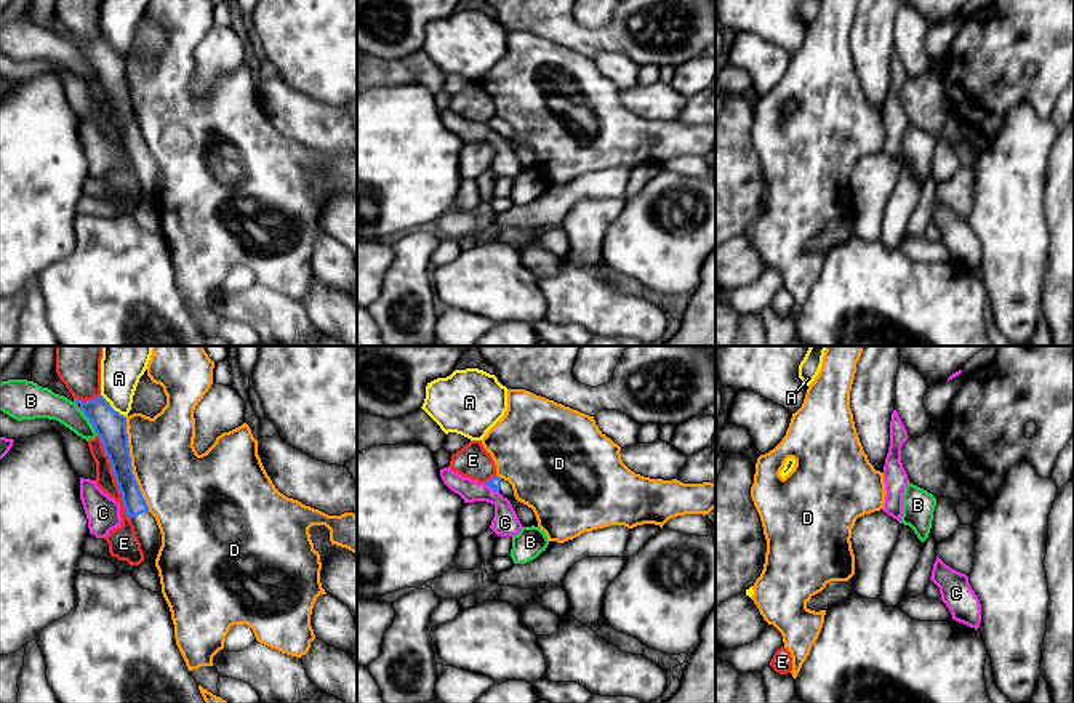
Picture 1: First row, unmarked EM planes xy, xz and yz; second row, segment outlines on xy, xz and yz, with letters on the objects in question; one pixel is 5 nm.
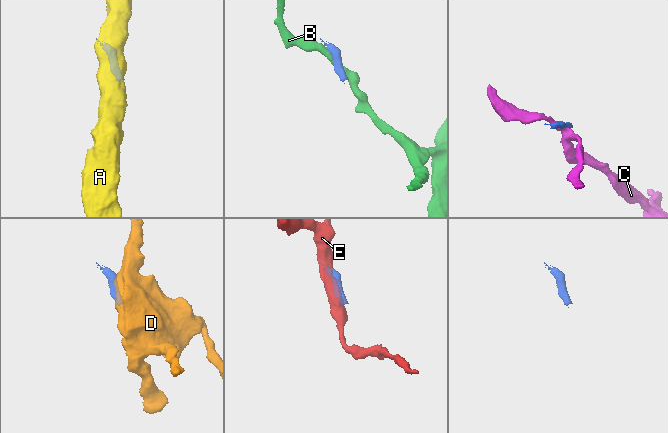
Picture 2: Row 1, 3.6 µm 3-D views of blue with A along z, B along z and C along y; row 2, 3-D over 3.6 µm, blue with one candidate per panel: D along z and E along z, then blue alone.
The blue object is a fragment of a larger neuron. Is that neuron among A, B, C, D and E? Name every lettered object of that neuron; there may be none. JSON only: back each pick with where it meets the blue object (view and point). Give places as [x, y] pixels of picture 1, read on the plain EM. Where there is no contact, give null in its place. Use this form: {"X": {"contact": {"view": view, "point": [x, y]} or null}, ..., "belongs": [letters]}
{"belongs": []}

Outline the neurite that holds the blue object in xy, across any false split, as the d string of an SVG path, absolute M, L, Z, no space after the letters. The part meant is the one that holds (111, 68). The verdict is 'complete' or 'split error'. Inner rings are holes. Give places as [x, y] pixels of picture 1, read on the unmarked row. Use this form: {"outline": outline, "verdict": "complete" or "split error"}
{"outline": "M54 14L48 30L75 43L93 66L112 106L112 114L122 135L126 155L134 167L144 202L155 205L162 187L162 175L155 159L149 154L149 147L133 115L126 58L115 53L102 37L86 43L74 40L58 14Z", "verdict": "split error"}

